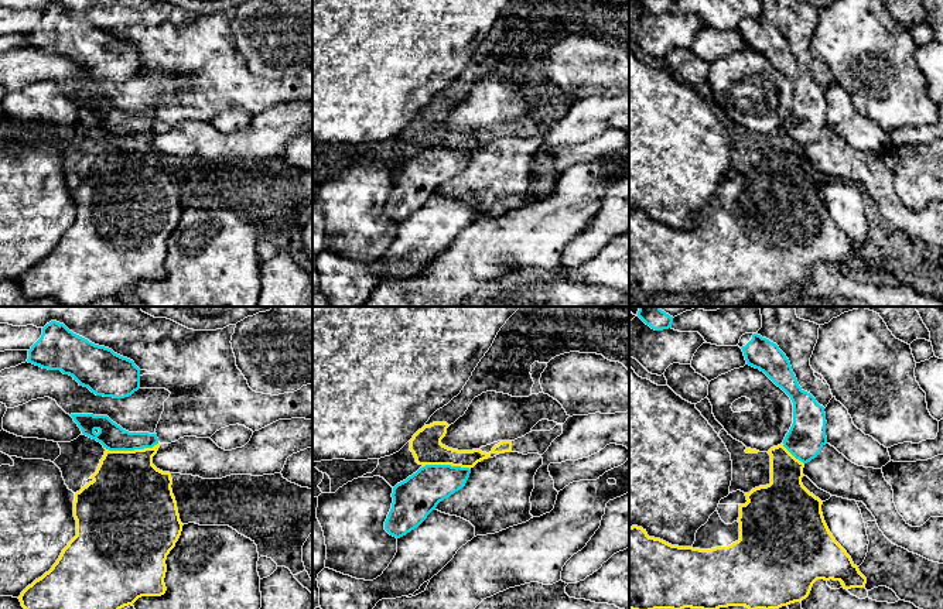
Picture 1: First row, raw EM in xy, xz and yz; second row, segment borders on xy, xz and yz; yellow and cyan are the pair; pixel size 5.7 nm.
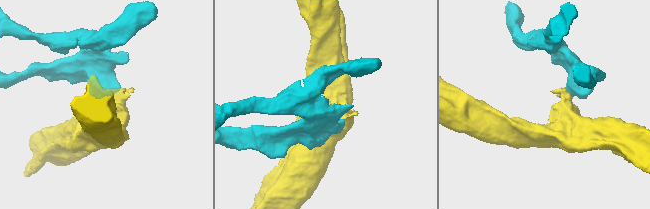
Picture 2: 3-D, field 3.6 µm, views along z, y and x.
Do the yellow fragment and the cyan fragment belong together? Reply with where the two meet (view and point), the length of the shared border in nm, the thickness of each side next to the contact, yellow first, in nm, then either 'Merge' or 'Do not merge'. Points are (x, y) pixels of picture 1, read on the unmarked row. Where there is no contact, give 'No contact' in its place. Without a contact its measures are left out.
Touches yellow at xy (132, 134). Shared border 320 nm. Thickness 440 nm (yellow) against 150 nm. Do not merge

